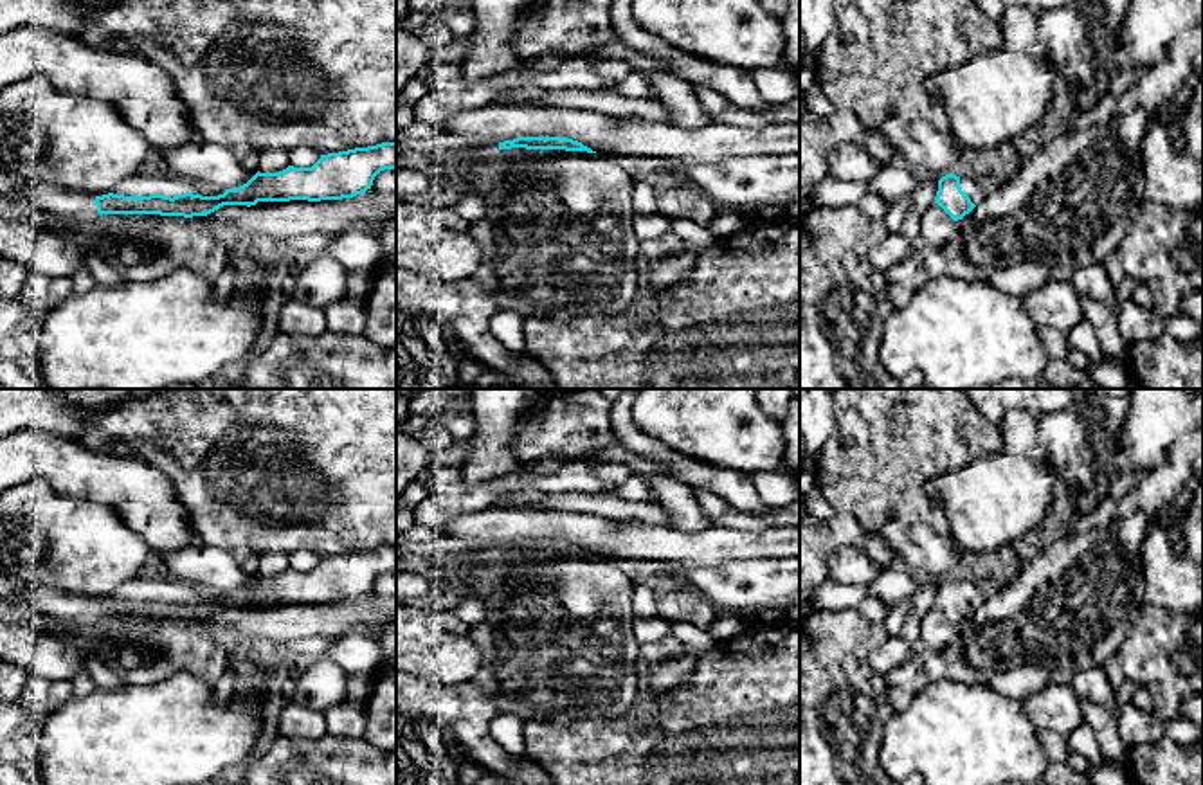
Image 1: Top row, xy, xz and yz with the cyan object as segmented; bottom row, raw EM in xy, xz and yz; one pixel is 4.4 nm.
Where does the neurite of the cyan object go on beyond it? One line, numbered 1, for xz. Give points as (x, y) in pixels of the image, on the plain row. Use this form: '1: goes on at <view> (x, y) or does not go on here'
1: does not go on here

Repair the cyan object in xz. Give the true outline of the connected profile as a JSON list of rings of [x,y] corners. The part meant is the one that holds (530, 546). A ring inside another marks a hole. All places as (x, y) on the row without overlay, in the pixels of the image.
[[[517,540],[513,544],[499,546],[499,553],[526,551],[526,553],[565,553],[596,556],[578,544],[567,540]]]

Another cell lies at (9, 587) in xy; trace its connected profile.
[[[0,573],[0,601],[11,603],[27,591],[27,583]]]

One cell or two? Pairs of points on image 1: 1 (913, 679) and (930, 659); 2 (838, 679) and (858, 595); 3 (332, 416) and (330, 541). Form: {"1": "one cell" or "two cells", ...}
{"1": "one cell", "2": "two cells", "3": "one cell"}

